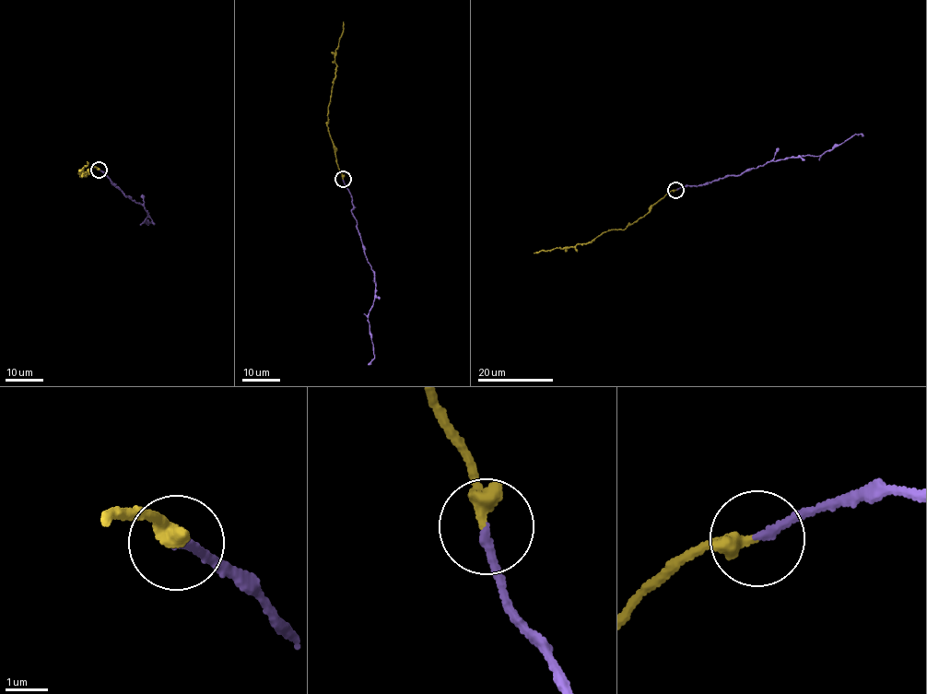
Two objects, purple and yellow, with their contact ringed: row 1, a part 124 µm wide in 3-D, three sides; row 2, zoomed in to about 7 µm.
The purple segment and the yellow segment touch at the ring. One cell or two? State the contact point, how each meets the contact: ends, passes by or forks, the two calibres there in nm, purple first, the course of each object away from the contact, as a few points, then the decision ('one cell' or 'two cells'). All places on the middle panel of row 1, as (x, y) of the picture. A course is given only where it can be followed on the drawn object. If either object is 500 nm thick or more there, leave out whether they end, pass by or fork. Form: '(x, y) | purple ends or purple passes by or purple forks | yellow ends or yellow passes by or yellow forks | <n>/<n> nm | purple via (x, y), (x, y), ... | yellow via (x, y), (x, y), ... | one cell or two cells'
(343, 179) | purple ends | yellow ends | 190/400 nm | purple via (343, 179), (352, 197), (351, 212), (364, 255), (374, 273), (375, 298), (368, 319), (374, 357), (368, 364) | yellow via (343, 179), (327, 126), (327, 115), (335, 77), (334, 56), (343, 21) | two cells

